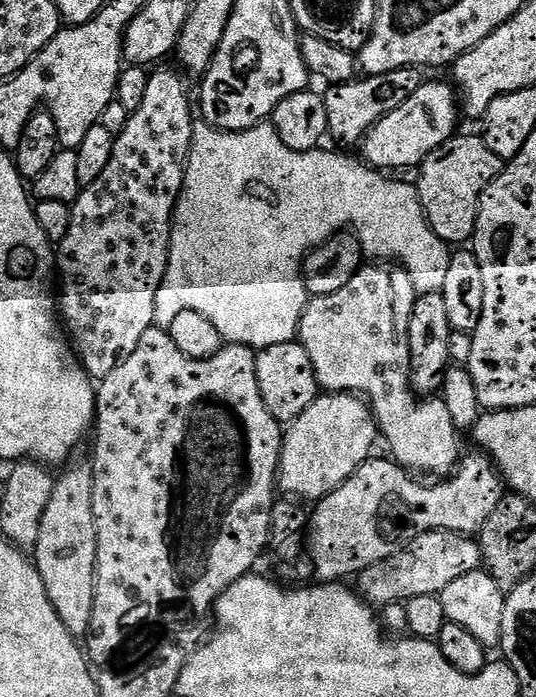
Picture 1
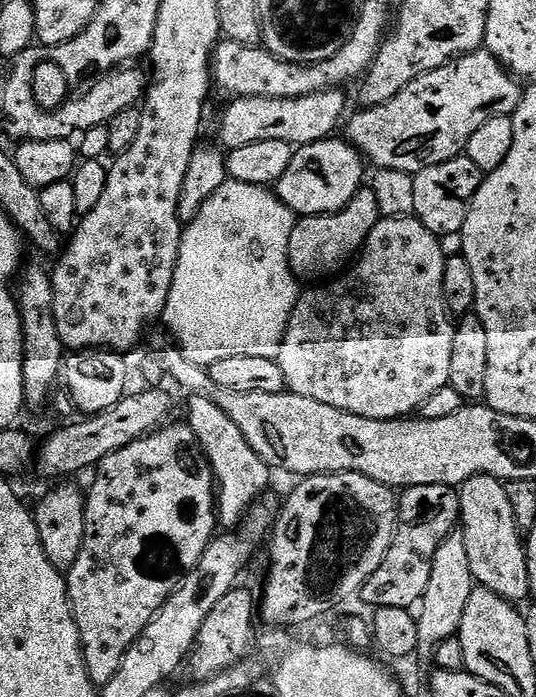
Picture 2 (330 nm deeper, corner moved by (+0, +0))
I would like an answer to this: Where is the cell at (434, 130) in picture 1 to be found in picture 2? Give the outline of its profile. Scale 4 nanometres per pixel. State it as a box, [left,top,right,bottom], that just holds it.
[274,138,366,217]

